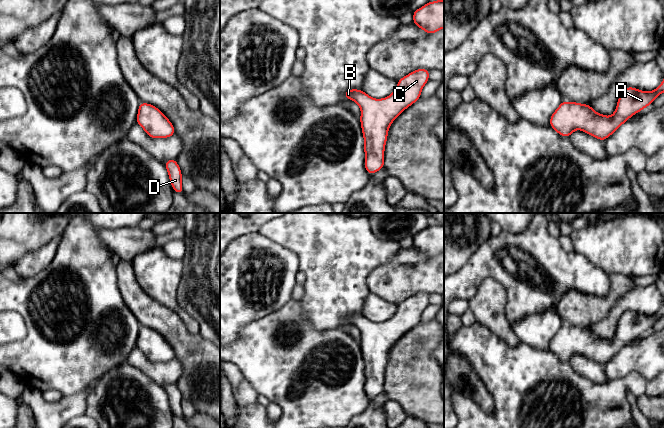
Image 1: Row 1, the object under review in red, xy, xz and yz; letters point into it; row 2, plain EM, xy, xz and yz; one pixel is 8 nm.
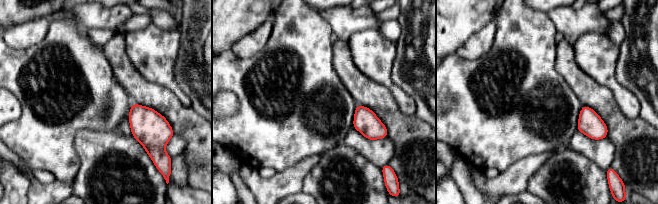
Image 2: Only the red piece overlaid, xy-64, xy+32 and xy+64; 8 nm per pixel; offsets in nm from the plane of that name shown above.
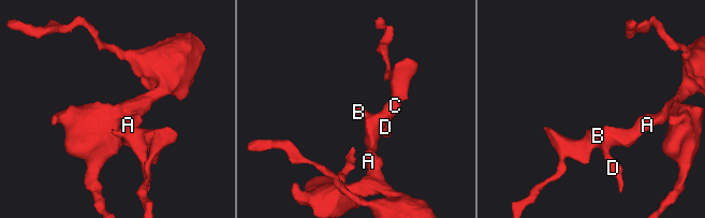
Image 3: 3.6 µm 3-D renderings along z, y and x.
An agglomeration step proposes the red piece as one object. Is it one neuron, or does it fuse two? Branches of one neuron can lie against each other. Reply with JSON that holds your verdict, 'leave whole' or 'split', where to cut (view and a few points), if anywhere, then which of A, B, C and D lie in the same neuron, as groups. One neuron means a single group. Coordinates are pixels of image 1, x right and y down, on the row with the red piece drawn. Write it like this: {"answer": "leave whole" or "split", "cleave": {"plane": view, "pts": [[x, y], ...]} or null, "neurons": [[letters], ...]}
{"answer": "leave whole", "cleave": null, "neurons": [["A", "B", "C", "D"]]}

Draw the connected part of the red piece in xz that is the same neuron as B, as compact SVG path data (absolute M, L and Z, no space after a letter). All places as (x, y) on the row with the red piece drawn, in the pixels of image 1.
M416 69L408 75L398 80L394 92L383 98L374 99L367 95L363 90L351 89L344 92L348 100L355 101L360 109L360 123L364 137L364 166L369 174L374 174L384 168L384 151L388 136L388 130L393 121L409 106L420 99L421 91L424 85L429 81L429 69Z

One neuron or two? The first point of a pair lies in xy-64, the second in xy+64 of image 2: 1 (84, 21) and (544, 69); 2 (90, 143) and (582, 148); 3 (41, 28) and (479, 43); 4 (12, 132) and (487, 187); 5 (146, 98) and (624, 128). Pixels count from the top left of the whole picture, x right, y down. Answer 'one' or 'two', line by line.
1: two
2: two
3: one
4: two
5: one

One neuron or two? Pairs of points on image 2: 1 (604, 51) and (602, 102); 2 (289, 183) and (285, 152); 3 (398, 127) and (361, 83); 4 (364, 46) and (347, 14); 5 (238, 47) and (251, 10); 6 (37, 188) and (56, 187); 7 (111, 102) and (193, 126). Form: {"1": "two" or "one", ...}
{"1": "two", "2": "two", "3": "one", "4": "two", "5": "two", "6": "one", "7": "two"}

